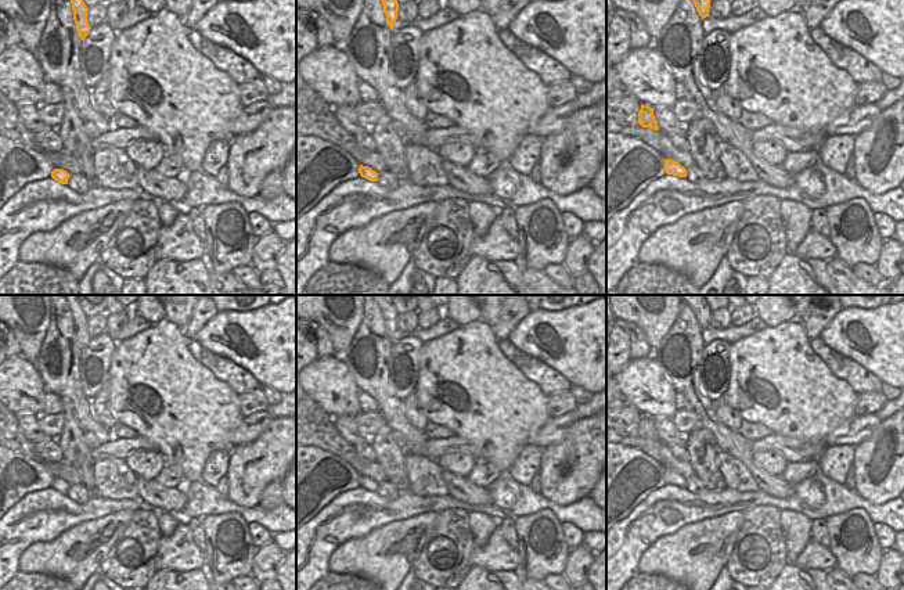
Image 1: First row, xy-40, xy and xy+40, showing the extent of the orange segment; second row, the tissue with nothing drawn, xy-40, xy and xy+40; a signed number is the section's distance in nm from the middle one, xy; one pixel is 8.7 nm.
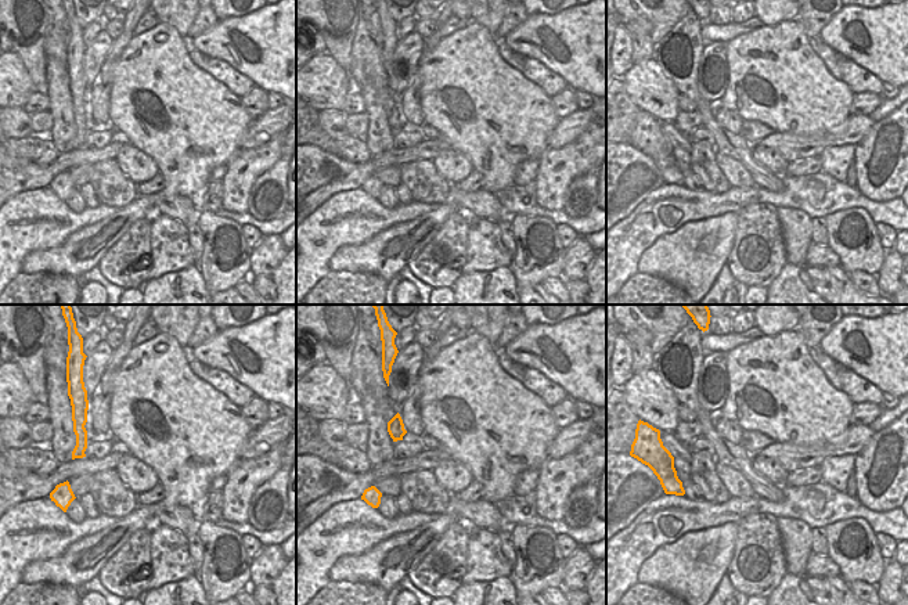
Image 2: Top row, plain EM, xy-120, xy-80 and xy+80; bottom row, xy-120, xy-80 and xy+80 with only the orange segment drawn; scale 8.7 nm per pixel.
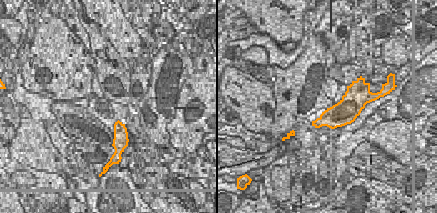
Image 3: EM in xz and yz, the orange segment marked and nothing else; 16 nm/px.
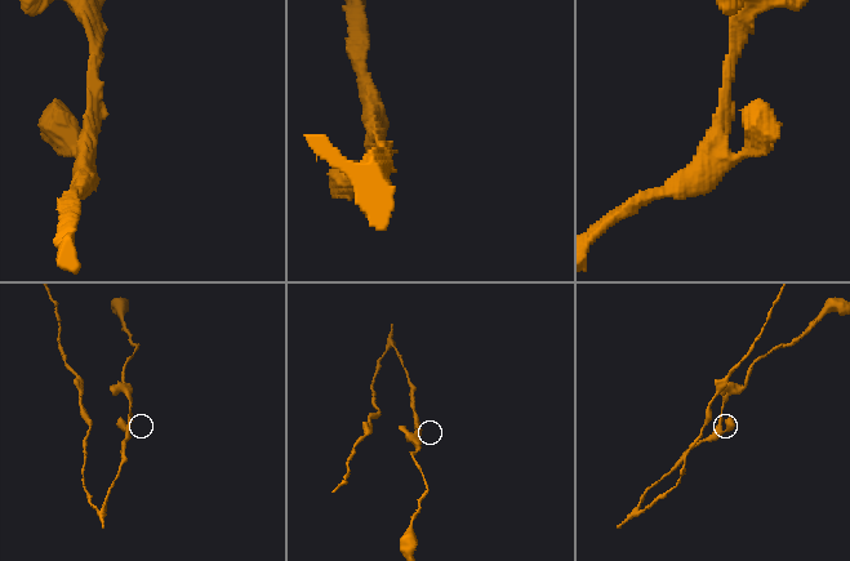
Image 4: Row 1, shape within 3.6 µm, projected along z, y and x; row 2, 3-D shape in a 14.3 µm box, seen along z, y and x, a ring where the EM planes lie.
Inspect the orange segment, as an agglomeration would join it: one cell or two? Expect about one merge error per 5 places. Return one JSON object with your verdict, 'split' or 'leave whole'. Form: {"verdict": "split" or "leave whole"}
{"verdict": "leave whole"}

